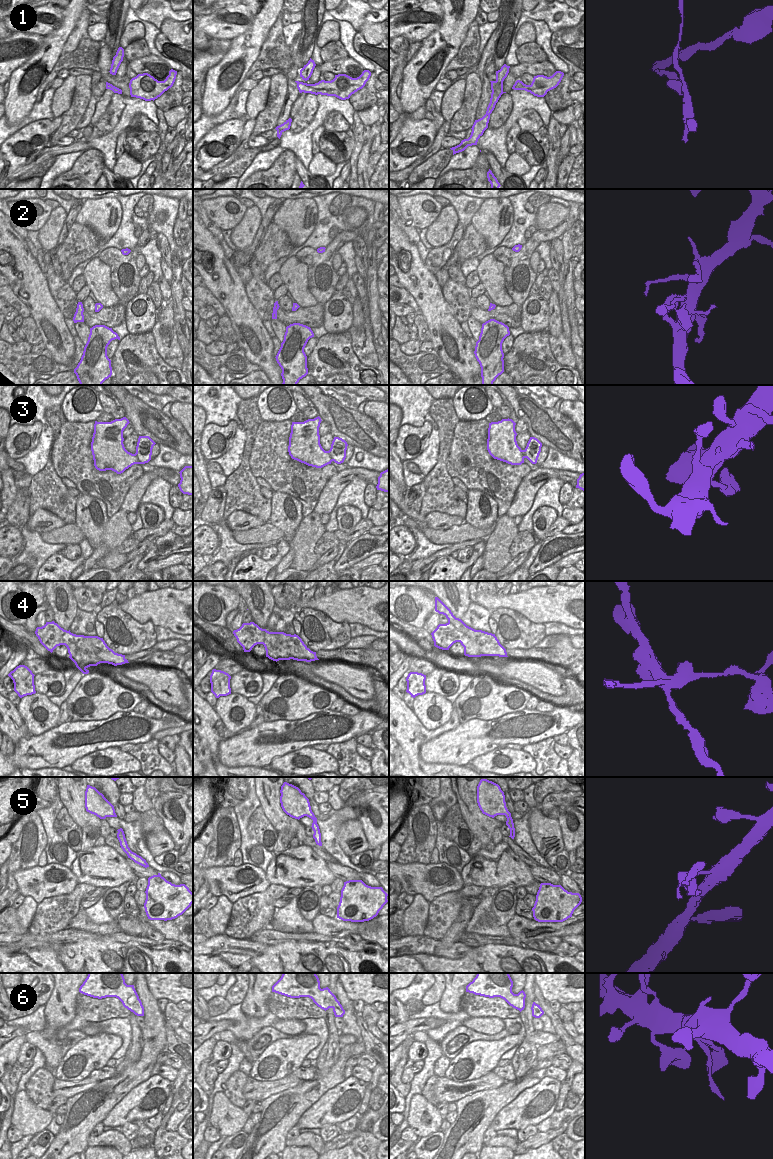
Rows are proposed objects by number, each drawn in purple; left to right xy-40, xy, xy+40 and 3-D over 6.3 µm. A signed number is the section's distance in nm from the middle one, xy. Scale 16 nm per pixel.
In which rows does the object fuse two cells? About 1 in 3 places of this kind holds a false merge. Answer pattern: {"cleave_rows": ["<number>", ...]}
{"cleave_rows": ["1", "4", "5"]}

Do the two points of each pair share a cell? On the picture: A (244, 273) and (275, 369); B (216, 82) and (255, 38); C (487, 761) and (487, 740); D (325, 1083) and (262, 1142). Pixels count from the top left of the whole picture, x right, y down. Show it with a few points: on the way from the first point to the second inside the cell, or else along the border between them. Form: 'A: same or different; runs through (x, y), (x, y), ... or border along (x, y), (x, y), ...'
A: different; border along (235, 269), (244, 285)
B: same; runs through (220, 70), (222, 65), (232, 61), (243, 50)
C: different; border along (503, 746), (498, 746), (480, 754), (469, 762)
D: same; runs through (309, 1093), (276, 1126)

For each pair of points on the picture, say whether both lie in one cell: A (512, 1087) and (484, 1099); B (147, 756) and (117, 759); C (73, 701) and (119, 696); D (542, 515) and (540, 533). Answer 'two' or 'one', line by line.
A: one
B: two
C: one
D: one

